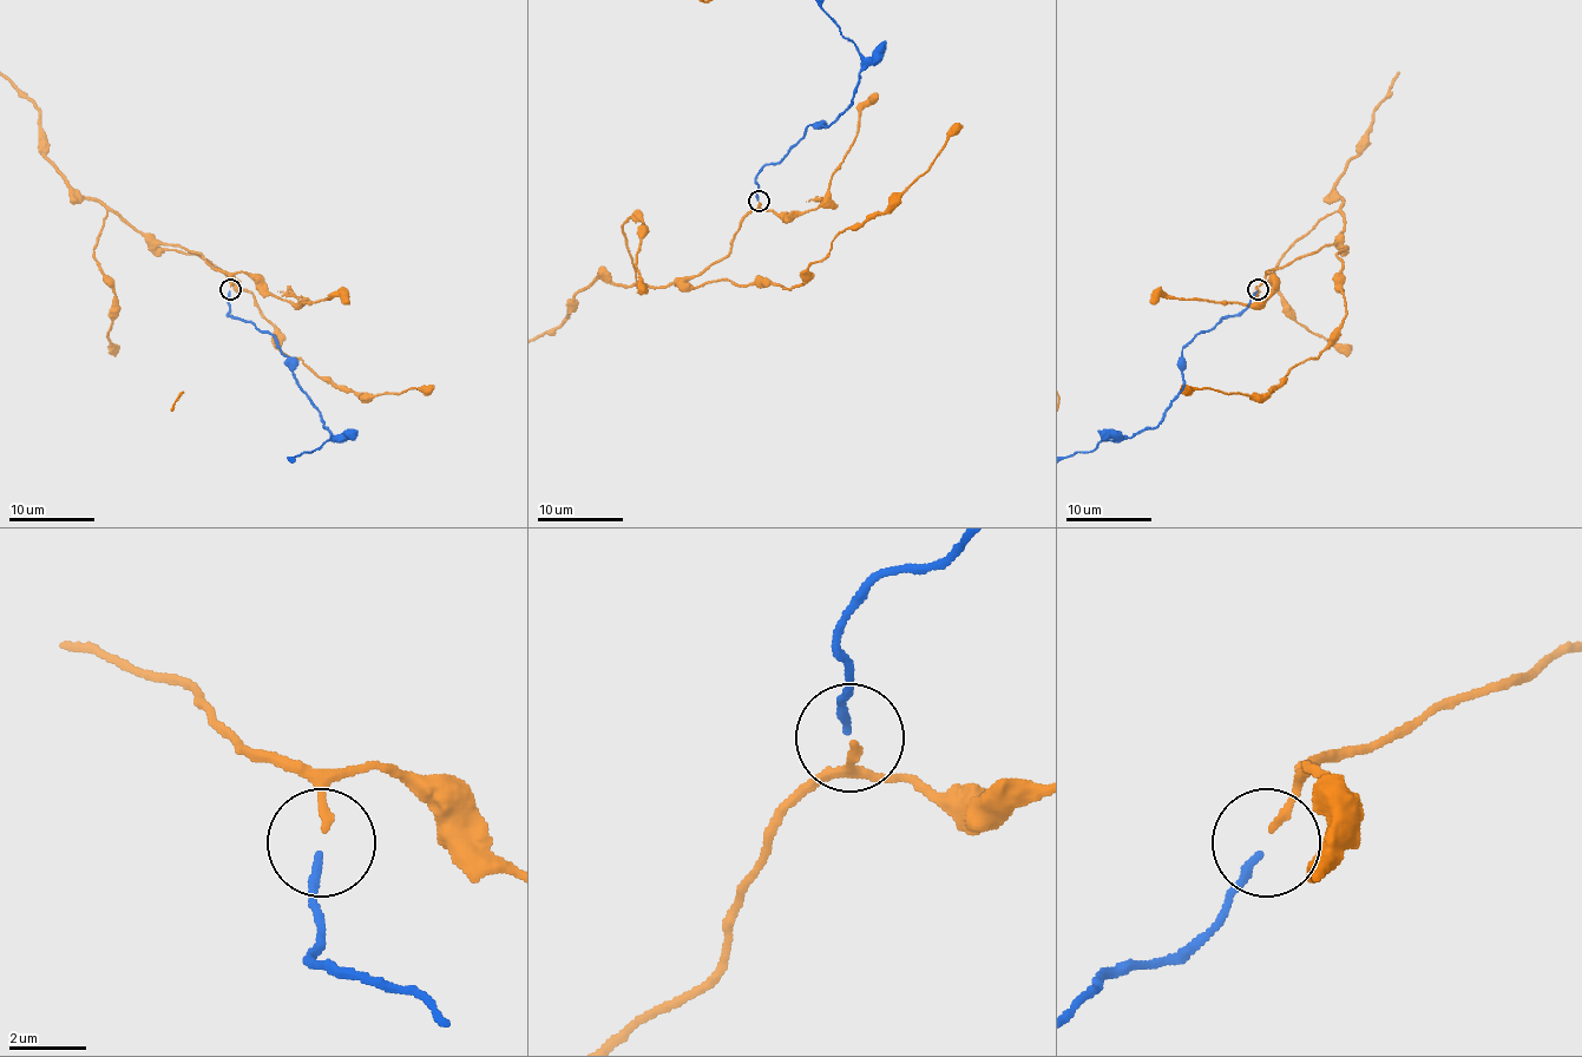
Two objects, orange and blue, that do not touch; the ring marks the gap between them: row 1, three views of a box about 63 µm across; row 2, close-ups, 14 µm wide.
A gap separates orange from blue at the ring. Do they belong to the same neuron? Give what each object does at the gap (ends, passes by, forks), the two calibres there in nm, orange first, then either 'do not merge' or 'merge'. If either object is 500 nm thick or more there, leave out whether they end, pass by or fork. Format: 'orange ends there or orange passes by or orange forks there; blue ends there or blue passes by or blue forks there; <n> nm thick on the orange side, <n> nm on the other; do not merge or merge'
orange ends there; blue ends there; 220 nm thick on the orange side, 220 nm on the other; merge

